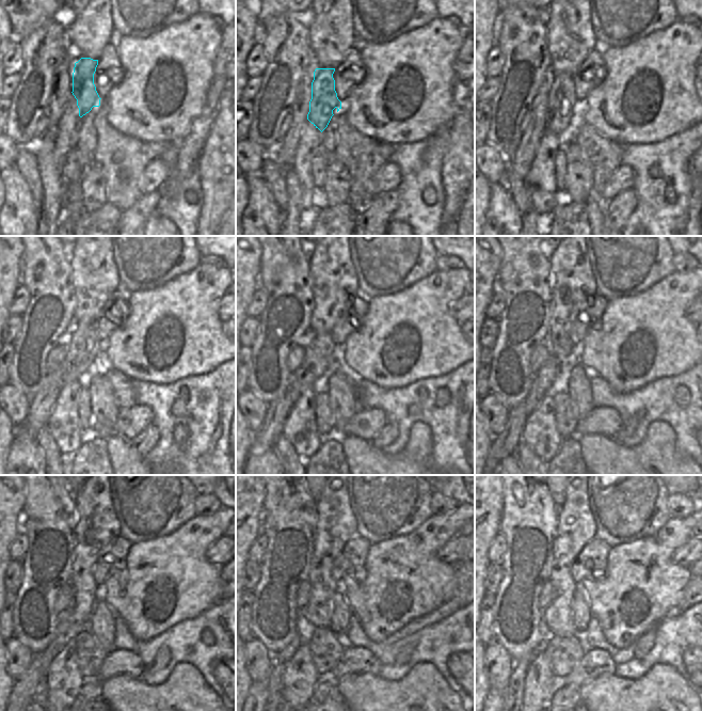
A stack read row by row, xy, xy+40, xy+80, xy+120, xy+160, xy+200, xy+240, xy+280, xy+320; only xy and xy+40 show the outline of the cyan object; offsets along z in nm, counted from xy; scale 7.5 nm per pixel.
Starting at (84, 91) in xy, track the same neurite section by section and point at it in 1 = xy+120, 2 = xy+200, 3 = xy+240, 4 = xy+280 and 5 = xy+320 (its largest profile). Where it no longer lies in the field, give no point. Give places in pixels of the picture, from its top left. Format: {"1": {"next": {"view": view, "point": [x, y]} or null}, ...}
{"1": {"next": {"view": "xy+120", "point": [82, 349]}}, "2": {"next": {"view": "xy+200", "point": [543, 379]}}, "3": {"next": {"view": "xy+240", "point": [66, 629]}}, "4": {"next": {"view": "xy+280", "point": [280, 660]}}, "5": {"next": {"view": "xy+320", "point": [513, 692]}}}

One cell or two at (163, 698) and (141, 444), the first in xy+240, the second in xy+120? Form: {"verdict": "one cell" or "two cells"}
{"verdict": "two cells"}

